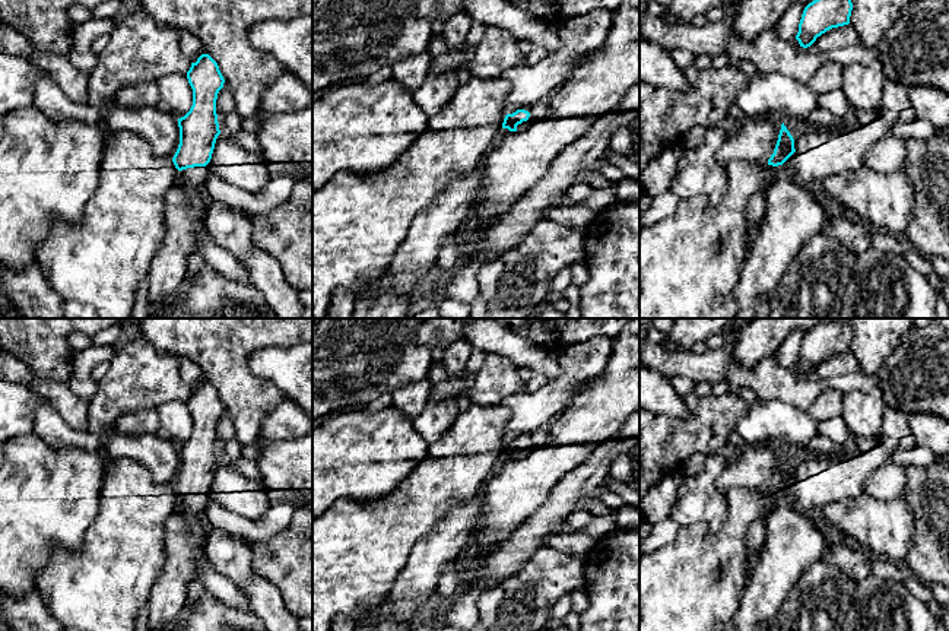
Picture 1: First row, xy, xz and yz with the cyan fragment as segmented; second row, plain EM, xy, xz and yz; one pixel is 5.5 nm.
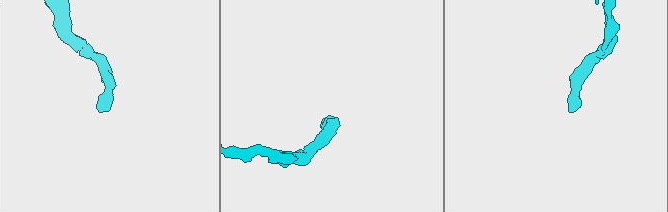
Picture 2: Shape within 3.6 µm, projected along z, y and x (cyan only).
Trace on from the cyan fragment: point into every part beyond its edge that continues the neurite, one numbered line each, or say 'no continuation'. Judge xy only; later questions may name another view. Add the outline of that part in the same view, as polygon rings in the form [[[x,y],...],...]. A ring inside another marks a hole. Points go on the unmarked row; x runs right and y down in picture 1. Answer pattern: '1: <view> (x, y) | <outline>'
1: xy (193, 506) | [[[206,494],[187,495],[181,498],[181,502],[188,529],[191,530],[193,536],[197,539],[200,546],[204,548],[209,532],[209,526],[204,520],[204,510],[209,502],[207,495]]]

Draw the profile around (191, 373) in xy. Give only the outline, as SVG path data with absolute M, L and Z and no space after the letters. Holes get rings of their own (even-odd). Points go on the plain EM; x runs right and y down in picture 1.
M180 358L180 374L191 390L196 390L201 381L207 381L201 368L185 358Z

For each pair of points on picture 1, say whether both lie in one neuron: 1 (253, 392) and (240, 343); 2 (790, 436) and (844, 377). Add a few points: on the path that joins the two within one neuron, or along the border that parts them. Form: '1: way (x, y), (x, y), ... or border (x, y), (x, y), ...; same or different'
1: way (241, 380), (240, 355); same
2: border (773, 399), (780, 399), (805, 411); different

